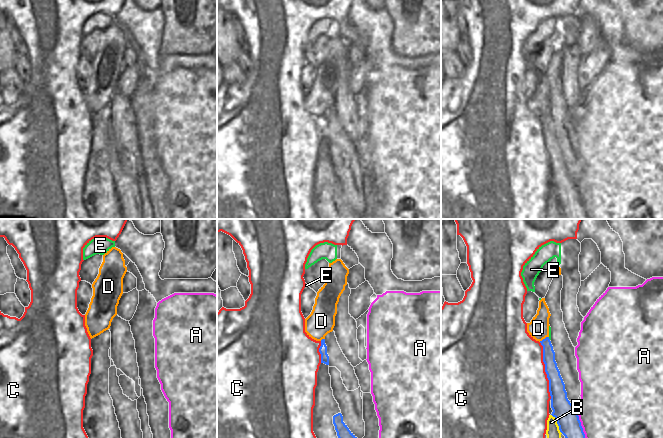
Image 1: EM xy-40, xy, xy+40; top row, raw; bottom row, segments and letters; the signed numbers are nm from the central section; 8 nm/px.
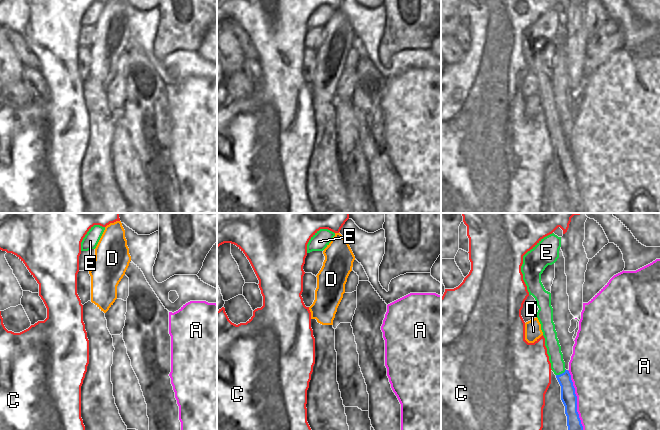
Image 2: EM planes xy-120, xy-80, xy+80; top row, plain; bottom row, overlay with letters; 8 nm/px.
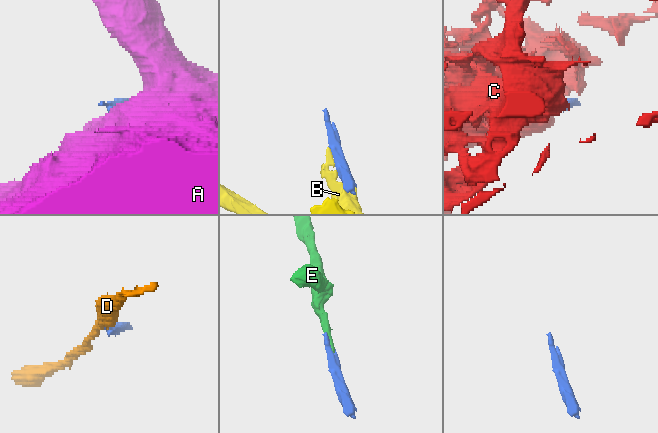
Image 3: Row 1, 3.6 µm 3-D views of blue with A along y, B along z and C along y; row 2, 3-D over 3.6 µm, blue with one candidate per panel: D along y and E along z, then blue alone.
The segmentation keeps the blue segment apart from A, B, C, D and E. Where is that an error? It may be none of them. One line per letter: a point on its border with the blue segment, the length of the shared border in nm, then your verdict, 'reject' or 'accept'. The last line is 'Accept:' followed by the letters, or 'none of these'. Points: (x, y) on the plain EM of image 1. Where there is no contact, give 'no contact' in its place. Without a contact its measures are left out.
A: xy+40 (581, 202) | 280 nm | reject
B: xy+40 (557, 199) | 180 nm | reject
C: xy+40 (545, 147) | 480 nm | reject
D: xy+40 (543, 115) | 90 nm | reject
E: xy+40 (548, 114) | 30 nm | accept
Accept: E

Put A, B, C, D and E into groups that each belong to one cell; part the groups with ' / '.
A / B / C / D / E

